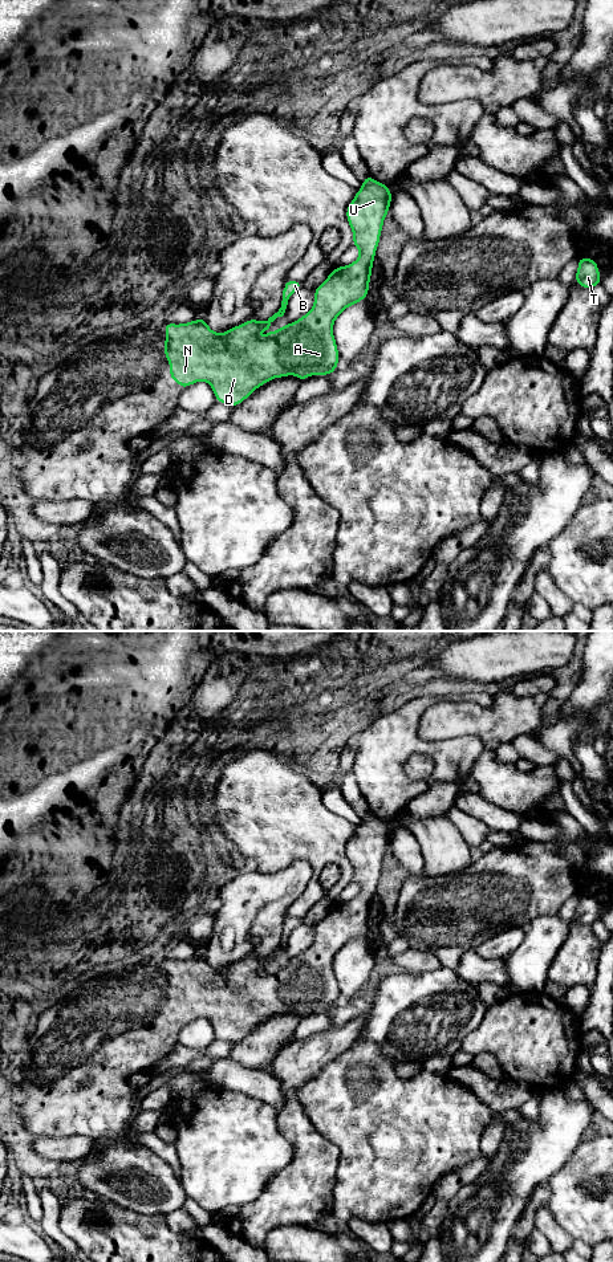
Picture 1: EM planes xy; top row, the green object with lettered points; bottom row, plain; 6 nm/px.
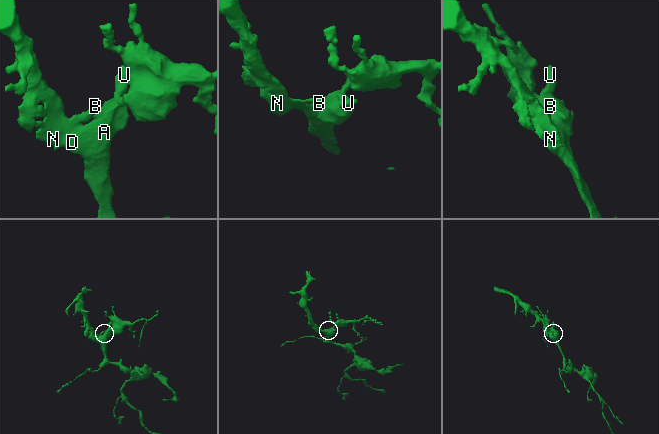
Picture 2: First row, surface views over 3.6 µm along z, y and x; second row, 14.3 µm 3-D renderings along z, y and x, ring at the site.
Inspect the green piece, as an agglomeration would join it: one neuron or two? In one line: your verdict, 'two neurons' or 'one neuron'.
one neuron

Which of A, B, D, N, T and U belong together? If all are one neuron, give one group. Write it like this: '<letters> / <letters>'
A B D N T U

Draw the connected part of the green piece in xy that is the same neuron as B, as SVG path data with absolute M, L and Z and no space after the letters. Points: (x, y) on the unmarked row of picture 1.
M370 811L362 817L362 825L356 829L346 844L346 856L353 867L353 883L361 889L354 899L336 903L314 925L313 944L300 956L281 962L265 974L257 972L263 965L269 966L272 958L284 952L291 932L304 923L301 917L287 916L281 944L264 958L251 954L226 969L214 969L206 954L180 961L166 958L165 994L170 998L170 1014L182 1025L204 1017L211 1022L216 1038L235 1043L273 1014L296 1011L303 1018L310 1011L332 1011L338 1004L338 984L333 972L333 961L346 944L369 932L373 897L383 856L393 836L389 825L389 821L382 821Z

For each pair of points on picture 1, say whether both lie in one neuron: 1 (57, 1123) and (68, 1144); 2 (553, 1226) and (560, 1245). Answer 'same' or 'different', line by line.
1: different
2: same

